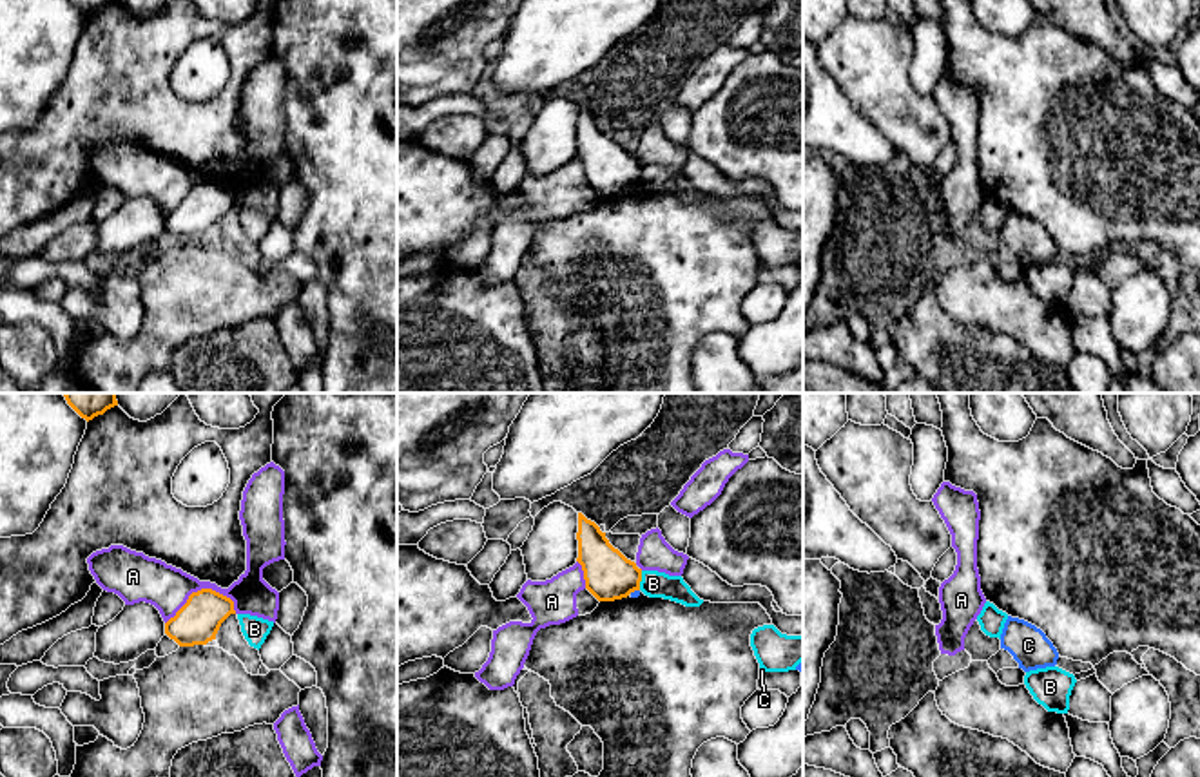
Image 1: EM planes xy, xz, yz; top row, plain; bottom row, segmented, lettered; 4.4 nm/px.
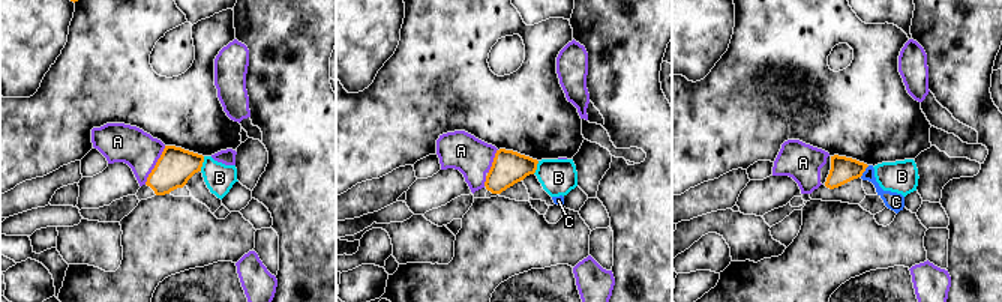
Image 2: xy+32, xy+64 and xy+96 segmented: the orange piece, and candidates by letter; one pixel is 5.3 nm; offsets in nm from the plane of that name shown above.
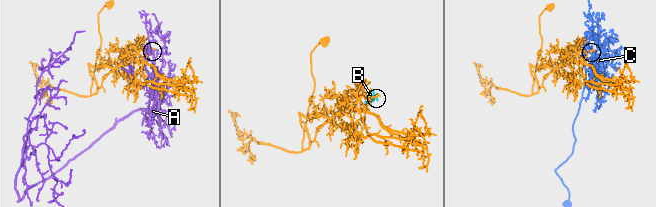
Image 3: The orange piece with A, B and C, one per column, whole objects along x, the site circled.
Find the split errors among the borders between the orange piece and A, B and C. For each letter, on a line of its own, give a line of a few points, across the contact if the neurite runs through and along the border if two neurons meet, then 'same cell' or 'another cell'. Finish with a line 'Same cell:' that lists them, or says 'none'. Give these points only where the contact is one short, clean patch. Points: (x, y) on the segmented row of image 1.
A: another cell
B: xz (642, 571), (638, 589) | another cell
C: another cell
Same cell: none

